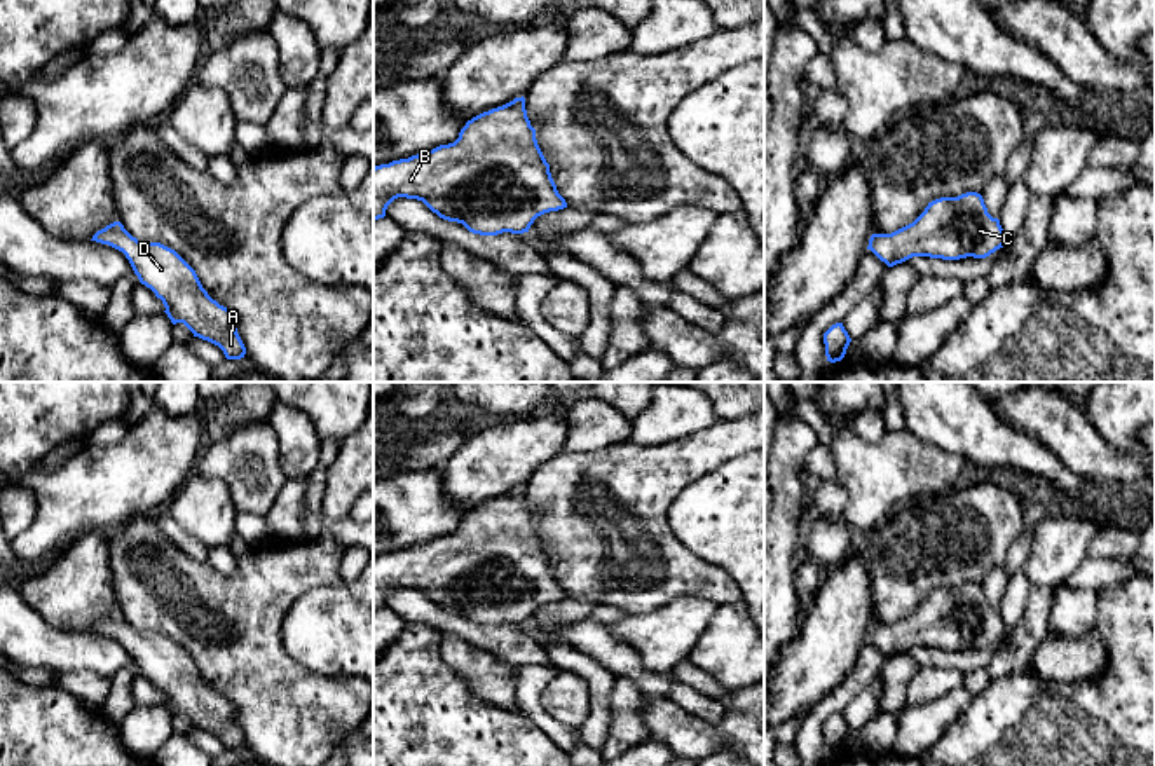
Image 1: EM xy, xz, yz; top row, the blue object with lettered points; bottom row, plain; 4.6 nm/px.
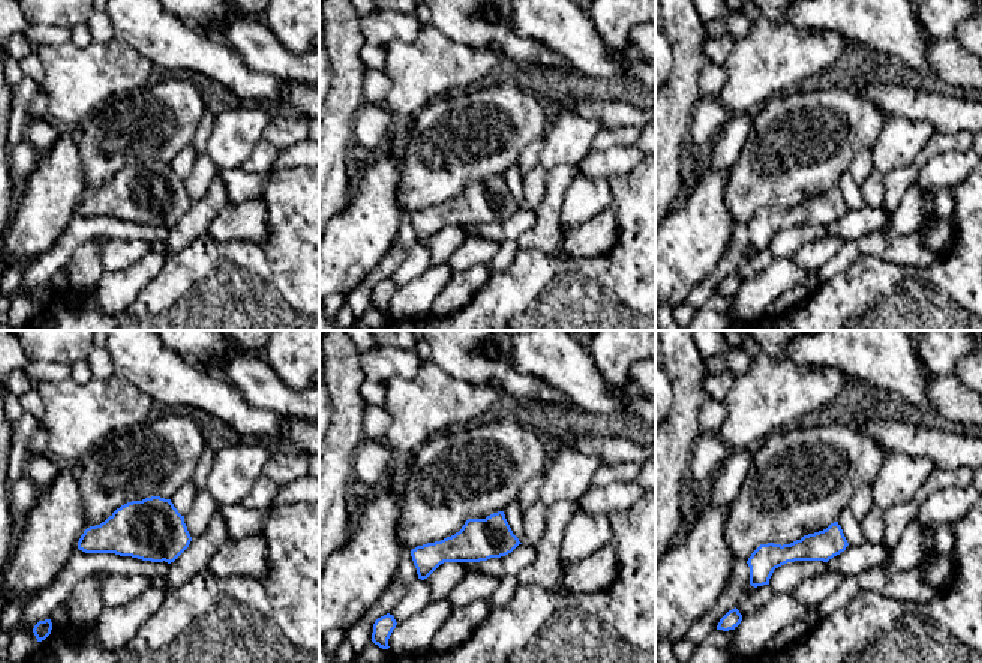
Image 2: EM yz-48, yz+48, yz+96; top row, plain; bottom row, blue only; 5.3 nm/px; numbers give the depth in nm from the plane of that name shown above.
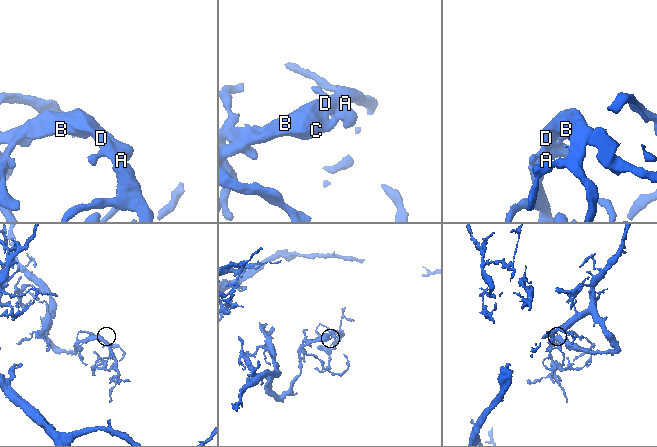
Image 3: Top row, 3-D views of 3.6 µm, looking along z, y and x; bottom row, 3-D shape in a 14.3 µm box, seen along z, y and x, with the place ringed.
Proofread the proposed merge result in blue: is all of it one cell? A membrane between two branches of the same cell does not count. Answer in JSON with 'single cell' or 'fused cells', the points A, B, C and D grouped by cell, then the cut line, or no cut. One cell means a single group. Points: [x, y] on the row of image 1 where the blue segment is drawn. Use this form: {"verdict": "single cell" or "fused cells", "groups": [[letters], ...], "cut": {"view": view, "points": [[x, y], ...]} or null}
{"verdict": "single cell", "groups": [["A", "B", "C", "D"]], "cut": null}

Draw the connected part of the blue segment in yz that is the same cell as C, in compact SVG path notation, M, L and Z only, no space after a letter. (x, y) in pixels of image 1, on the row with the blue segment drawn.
M967 192L928 202L912 223L892 234L872 234L867 250L893 267L912 256L986 258L1005 241L1000 220L988 213L982 195Z

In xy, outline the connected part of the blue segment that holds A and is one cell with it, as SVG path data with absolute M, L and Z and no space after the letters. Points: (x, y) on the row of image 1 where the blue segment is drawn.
M120 222L98 230L91 241L126 255L140 283L162 300L173 325L183 323L194 337L218 345L227 359L244 358L236 314L208 295L195 270L174 250L138 241Z

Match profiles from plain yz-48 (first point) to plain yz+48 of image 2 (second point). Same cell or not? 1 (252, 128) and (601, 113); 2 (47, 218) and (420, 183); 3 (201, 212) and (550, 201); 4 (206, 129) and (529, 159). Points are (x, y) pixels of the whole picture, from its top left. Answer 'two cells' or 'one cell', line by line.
1: two cells
2: two cells
3: one cell
4: one cell

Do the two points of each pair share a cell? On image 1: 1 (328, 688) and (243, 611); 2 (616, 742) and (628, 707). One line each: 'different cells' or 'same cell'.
1: same cell
2: same cell

